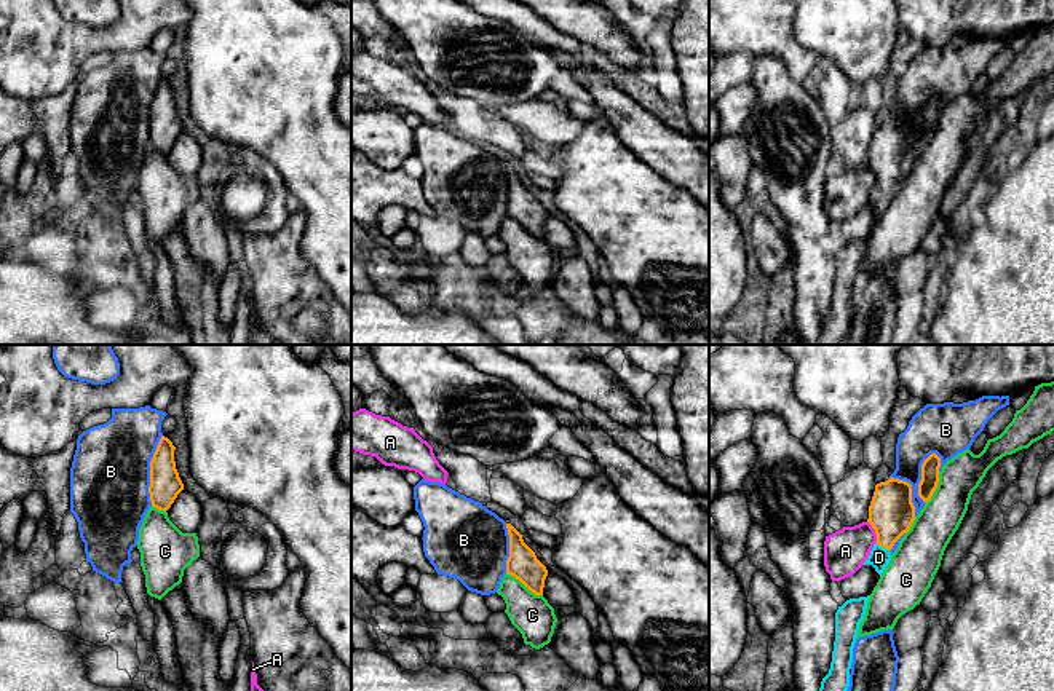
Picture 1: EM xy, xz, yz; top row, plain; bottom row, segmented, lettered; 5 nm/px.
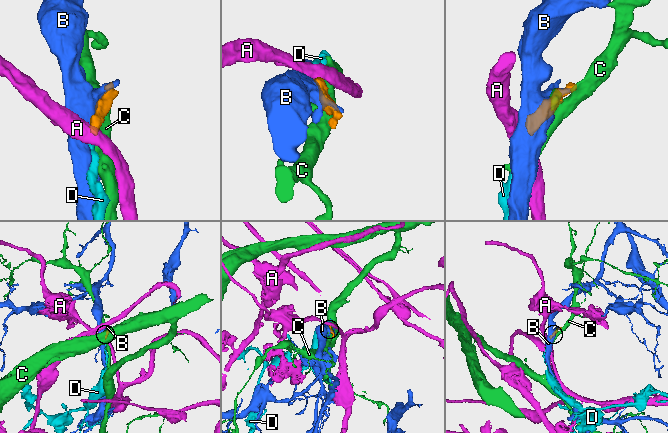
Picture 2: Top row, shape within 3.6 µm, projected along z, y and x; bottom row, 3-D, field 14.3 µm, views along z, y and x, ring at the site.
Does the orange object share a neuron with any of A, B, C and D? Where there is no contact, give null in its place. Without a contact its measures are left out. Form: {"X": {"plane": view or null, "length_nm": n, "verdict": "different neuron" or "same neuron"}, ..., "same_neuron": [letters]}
{"A": {"plane": "yz", "length_nm": 120, "verdict": "different neuron"}, "B": {"plane": "yz", "length_nm": 260, "verdict": "different neuron"}, "C": {"plane": "xz", "length_nm": 220, "verdict": "different neuron"}, "D": {"plane": "yz", "length_nm": 80, "verdict": "same neuron"}, "same_neuron": ["D"]}

